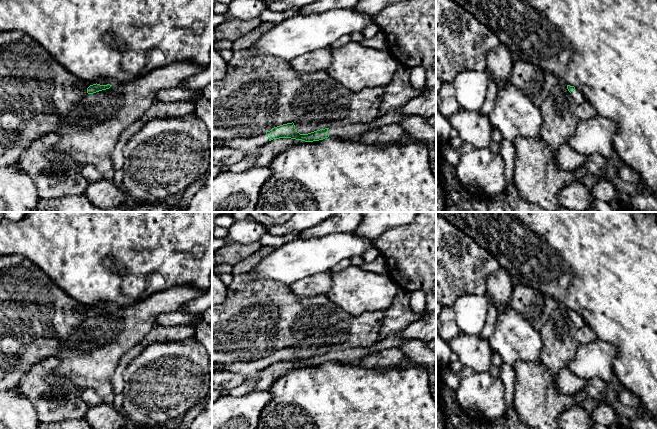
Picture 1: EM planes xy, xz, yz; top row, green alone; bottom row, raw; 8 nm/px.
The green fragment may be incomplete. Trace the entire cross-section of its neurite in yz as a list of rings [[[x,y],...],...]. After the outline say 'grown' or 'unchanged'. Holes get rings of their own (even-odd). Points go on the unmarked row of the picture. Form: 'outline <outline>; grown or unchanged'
outline [[[567,309],[567,313],[577,329],[580,329],[585,325],[583,317],[576,313],[574,310]]]; grown

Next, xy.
outline [[[93,308],[93,309],[90,309],[88,312],[87,312],[87,317],[88,318],[93,318],[93,317],[96,317],[96,316],[99,316],[99,315],[102,315],[102,314],[106,314],[106,313],[109,313],[112,309],[110,308],[107,308],[107,309],[100,309],[100,308]]]; unchanged

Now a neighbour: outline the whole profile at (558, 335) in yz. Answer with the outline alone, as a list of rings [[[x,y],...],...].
[[[562,306],[551,313],[547,323],[539,332],[543,342],[541,362],[554,376],[554,387],[559,392],[558,373],[568,366],[580,344],[576,332],[577,328],[568,315],[567,309]]]

